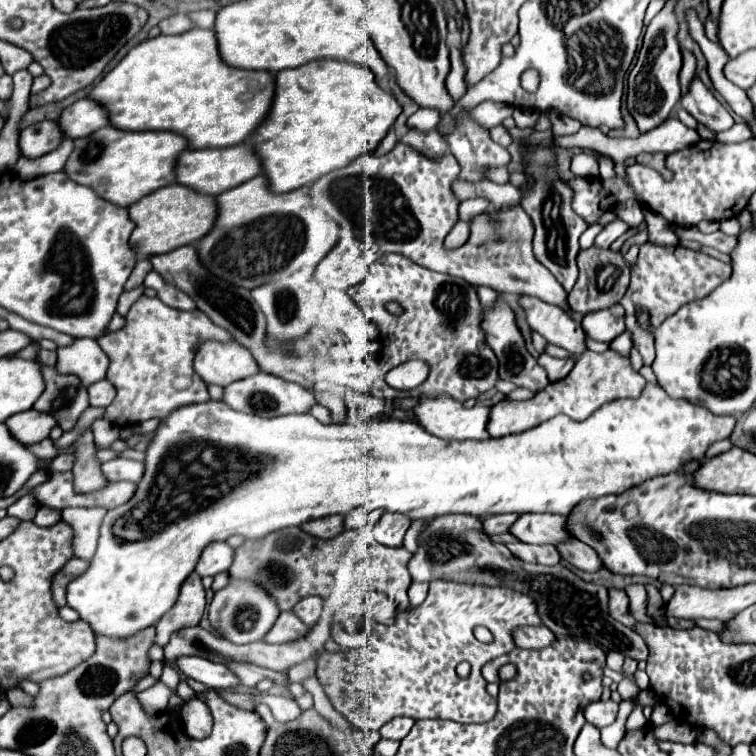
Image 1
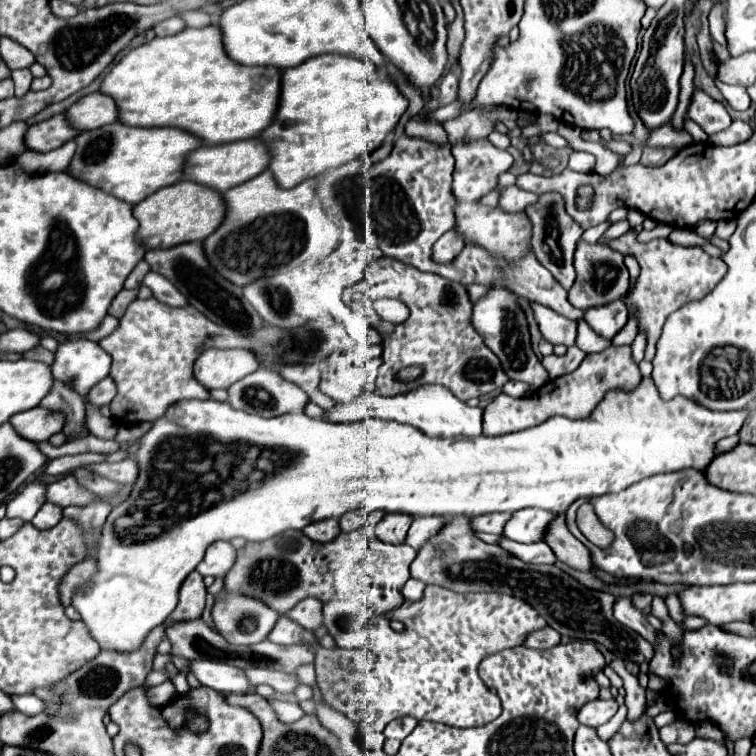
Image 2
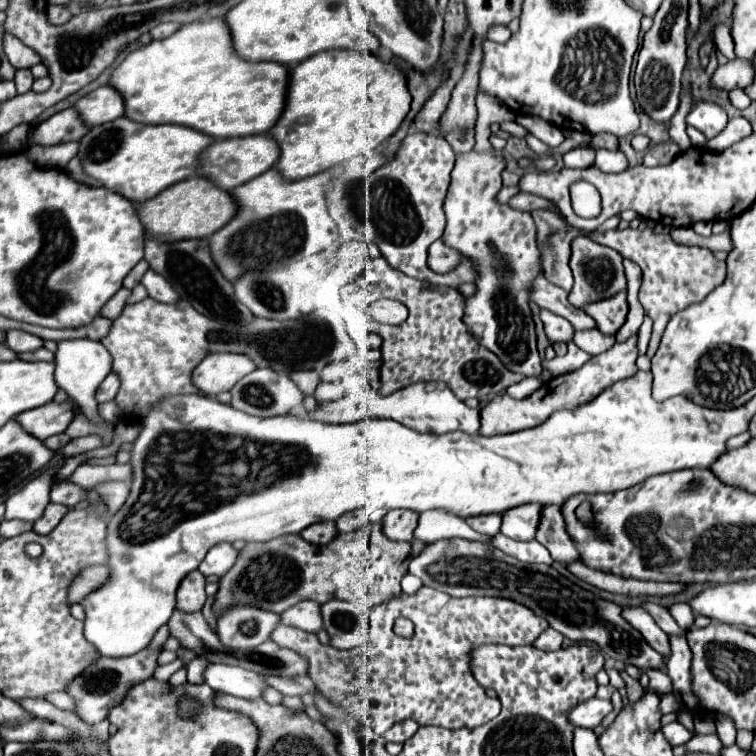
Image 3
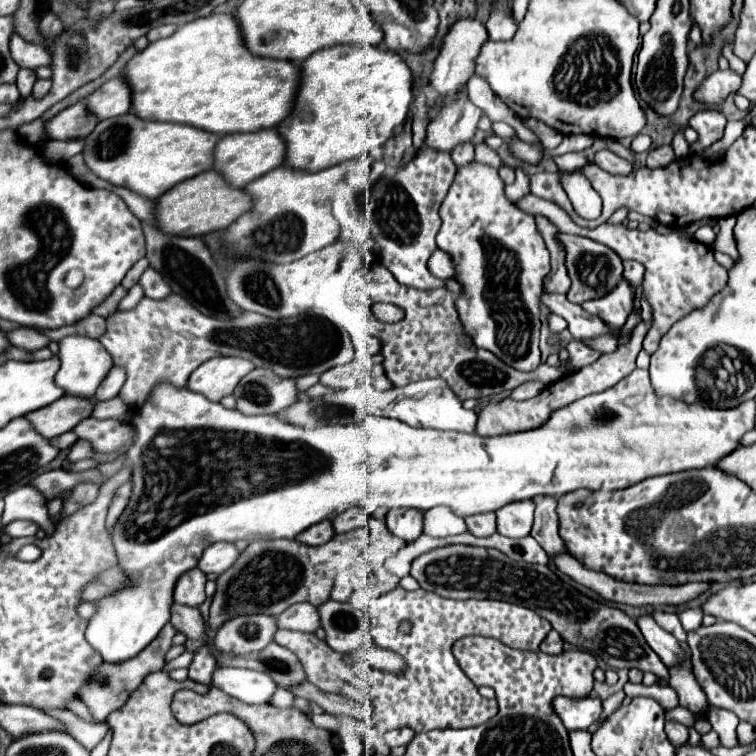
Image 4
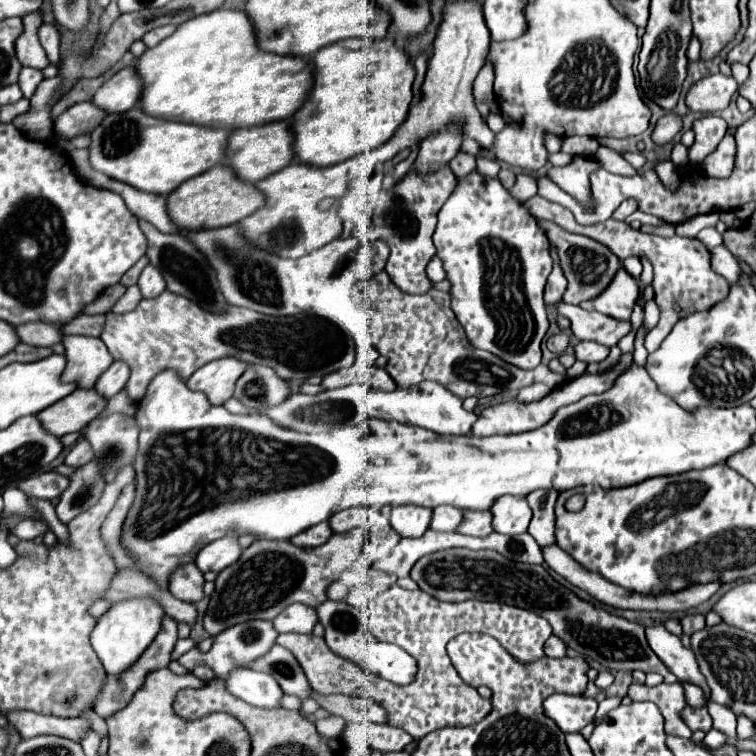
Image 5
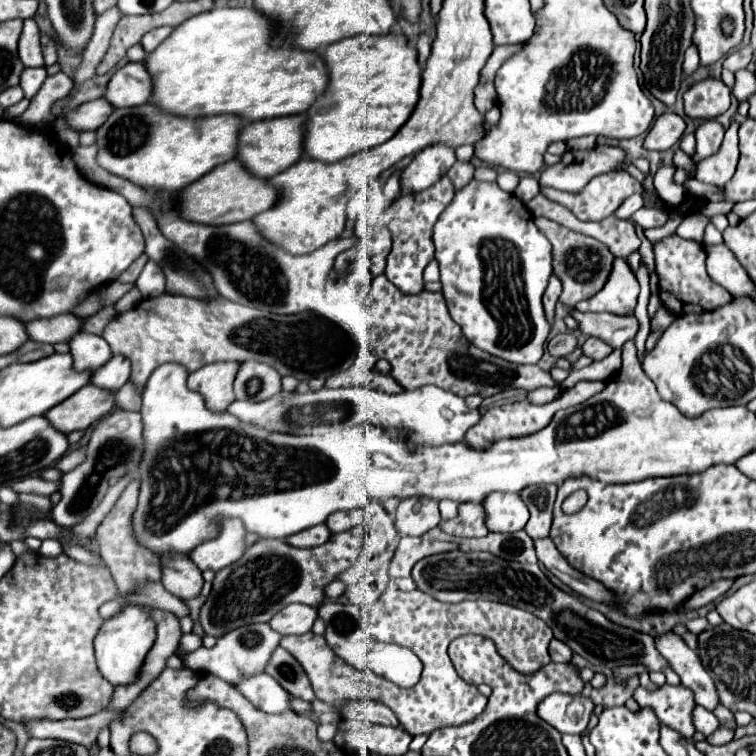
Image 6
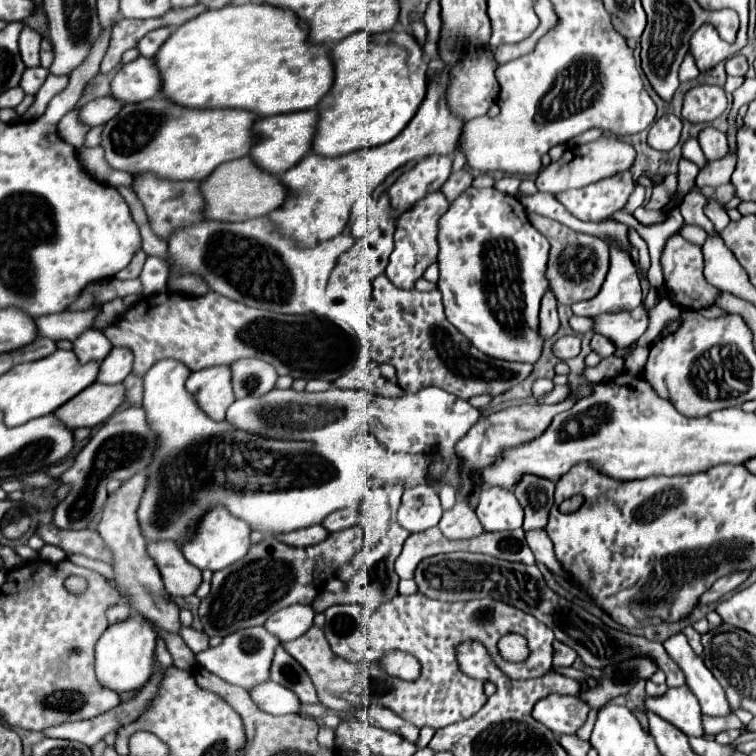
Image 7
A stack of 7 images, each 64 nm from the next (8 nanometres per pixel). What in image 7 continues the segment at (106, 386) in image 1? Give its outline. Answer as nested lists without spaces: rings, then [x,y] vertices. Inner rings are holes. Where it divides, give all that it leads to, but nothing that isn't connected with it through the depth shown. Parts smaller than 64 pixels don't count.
[[[112,348],[106,360],[100,364],[96,382],[100,384],[120,384],[132,372],[132,354],[126,348]]]

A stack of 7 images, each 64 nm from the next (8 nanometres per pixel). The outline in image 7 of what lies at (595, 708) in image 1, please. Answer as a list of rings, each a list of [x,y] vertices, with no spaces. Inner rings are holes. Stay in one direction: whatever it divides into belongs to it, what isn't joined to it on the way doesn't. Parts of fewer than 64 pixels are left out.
[[[550,694],[534,706],[532,716],[556,734],[576,734],[584,726],[588,712],[590,706],[578,696]]]

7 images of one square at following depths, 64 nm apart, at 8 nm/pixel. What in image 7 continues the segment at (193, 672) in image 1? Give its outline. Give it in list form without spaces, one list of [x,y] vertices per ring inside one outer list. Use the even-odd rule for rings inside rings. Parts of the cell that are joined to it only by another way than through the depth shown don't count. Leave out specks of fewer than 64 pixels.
[[[266,680],[262,684],[256,684],[254,688],[248,690],[252,700],[256,700],[258,708],[268,712],[268,714],[298,714],[300,700],[296,694],[282,684],[276,684],[272,680]]]

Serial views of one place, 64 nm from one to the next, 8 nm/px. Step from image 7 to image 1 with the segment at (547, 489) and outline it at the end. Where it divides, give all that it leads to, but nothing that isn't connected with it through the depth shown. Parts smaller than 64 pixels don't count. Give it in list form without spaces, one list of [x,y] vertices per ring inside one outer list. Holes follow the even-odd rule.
[[[570,540],[558,546],[560,554],[564,560],[568,560],[572,566],[586,570],[586,572],[598,572],[602,568],[602,562],[598,558],[598,554],[584,542],[580,540]]]

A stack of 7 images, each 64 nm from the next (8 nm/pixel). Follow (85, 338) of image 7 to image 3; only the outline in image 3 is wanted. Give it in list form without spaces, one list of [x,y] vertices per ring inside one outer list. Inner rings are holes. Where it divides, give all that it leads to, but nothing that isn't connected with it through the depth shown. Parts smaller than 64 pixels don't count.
[[[62,340],[58,342],[54,364],[56,364],[54,370],[56,384],[78,402],[80,410],[92,424],[104,424],[106,420],[98,414],[98,402],[94,400],[94,392],[112,370],[112,356],[106,352],[106,348],[94,340]]]

